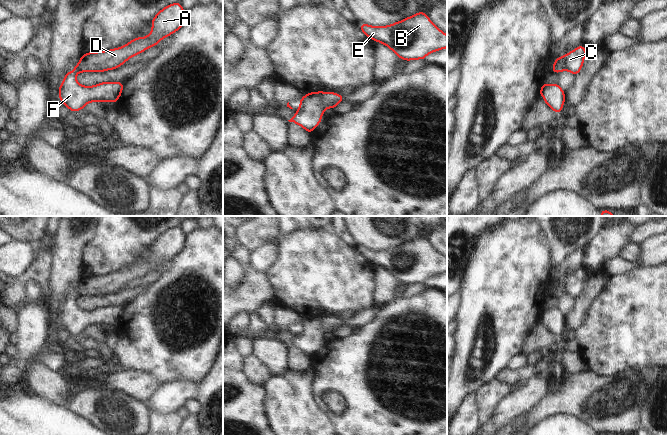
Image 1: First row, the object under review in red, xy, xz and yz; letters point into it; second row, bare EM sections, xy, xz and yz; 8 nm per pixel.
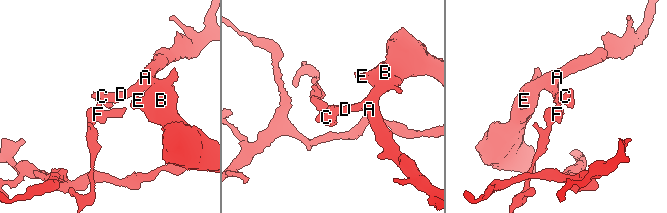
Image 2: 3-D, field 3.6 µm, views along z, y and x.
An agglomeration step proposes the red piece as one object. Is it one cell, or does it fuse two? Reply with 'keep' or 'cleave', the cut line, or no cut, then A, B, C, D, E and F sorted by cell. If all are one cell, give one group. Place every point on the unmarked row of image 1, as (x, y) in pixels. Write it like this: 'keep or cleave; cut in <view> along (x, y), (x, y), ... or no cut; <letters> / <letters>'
cleave; cut in yz along (562, 286), (553, 292); A B C D E / F

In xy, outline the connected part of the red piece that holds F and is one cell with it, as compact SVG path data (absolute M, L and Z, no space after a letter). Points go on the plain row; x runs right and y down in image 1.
M79 291L67 296L61 310L58 312L59 322L72 336L84 332L88 326L117 326L122 314L122 306L102 306L95 310L82 310L77 307L76 300L80 296Z

